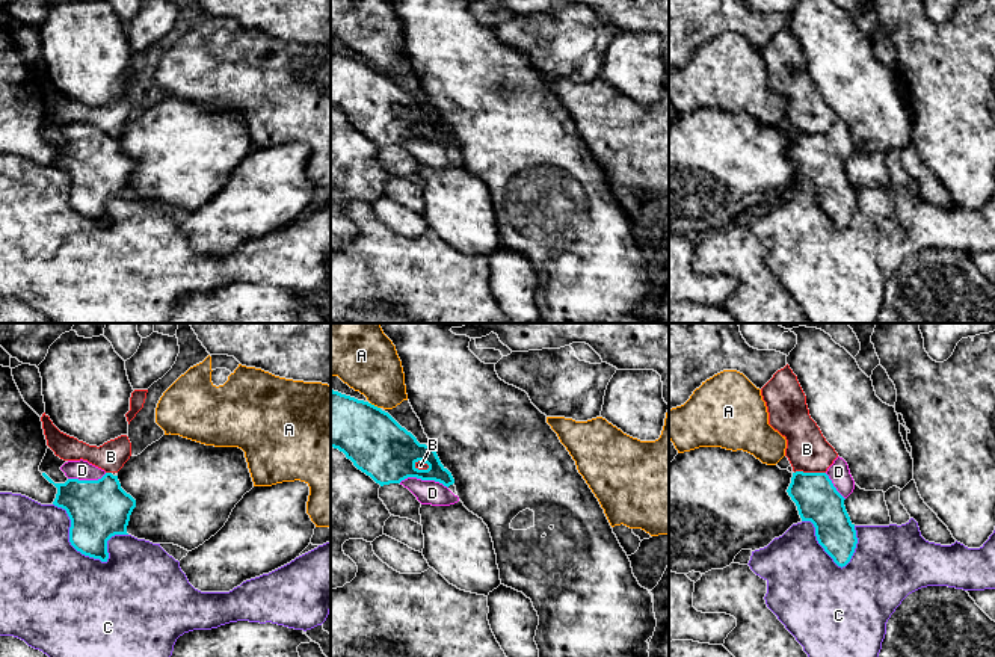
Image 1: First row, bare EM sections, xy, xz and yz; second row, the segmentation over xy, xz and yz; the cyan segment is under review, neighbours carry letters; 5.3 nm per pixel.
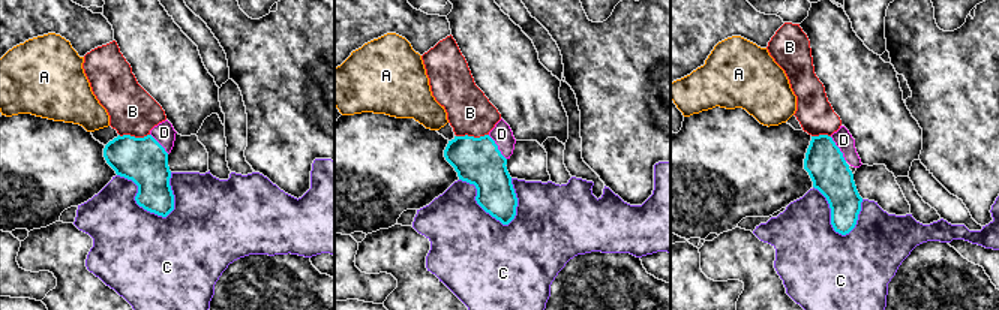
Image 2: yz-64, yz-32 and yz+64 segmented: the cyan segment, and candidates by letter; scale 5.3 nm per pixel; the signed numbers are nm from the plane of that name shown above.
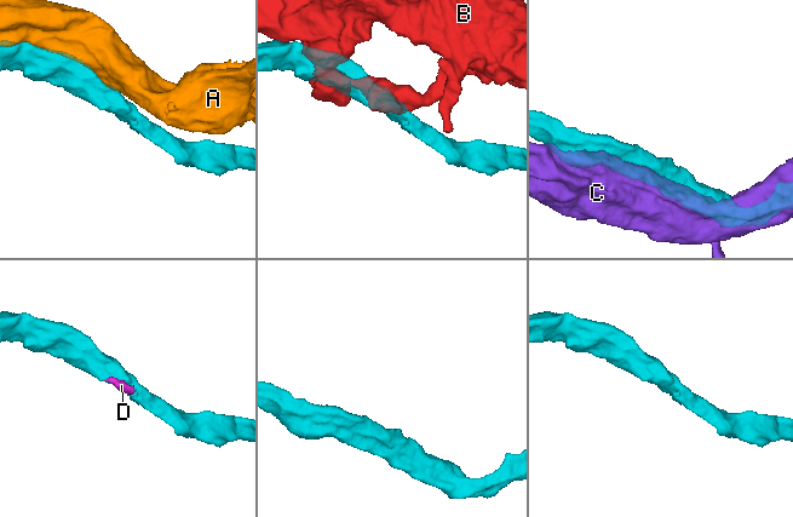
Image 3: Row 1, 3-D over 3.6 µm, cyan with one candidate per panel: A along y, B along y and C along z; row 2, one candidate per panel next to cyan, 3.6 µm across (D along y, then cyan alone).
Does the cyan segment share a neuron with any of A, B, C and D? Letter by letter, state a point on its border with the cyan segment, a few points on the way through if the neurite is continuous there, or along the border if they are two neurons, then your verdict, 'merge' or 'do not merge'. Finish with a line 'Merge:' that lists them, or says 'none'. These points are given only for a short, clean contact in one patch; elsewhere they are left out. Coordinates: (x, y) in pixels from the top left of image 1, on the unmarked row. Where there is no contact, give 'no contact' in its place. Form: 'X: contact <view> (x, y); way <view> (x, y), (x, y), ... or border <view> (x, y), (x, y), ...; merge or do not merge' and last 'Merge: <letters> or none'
A: contact xz (373, 67); do not merge
B: contact yz (810, 135); do not merge
C: contact xy (85, 216); do not merge
D: contact xz (423, 141); way xz (387, 114), (412, 139), (423, 141), (432, 154); merge
Merge: D

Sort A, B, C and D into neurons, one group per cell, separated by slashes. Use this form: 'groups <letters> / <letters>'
groups A / B / C / D

